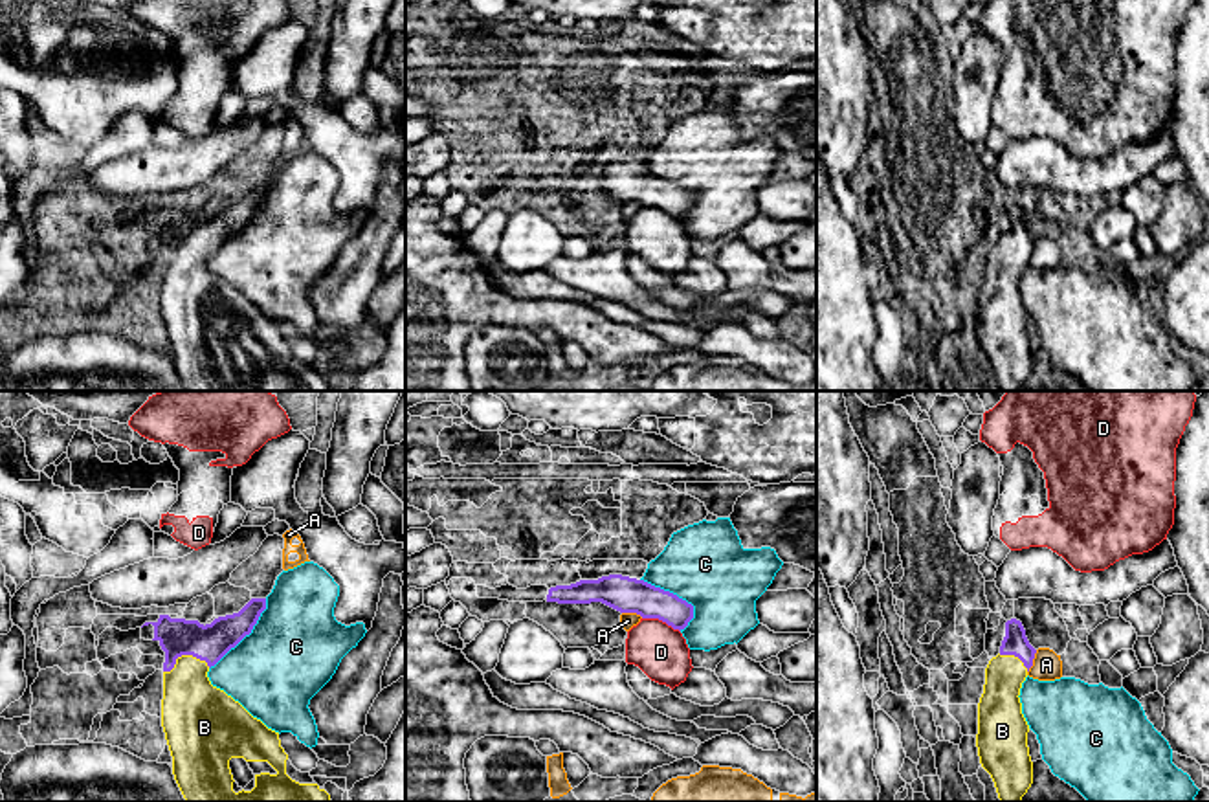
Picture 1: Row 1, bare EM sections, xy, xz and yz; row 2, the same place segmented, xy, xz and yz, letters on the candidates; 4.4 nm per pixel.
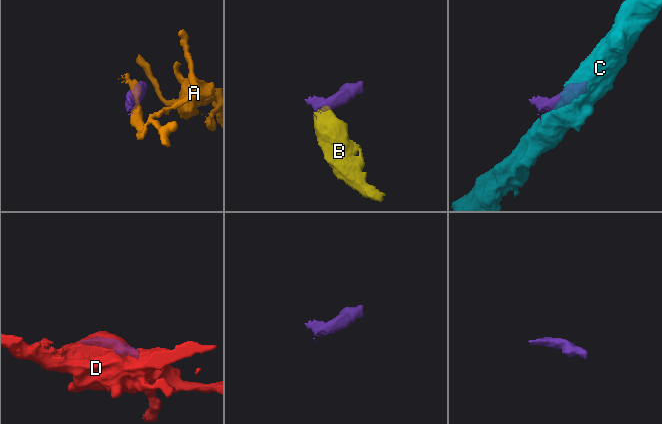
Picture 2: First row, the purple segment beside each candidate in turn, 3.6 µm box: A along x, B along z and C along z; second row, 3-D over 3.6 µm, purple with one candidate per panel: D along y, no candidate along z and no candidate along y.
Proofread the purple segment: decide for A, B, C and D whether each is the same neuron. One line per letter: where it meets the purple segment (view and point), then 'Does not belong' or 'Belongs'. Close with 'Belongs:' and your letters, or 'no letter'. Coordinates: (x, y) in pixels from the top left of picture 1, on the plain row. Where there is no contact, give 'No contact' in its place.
A: Touches purple at yz (1031, 250). Does not belong
B: Touches purple at xy (184, 243). Belongs
C: Touches purple at xz (677, 186). Does not belong
D: Touches purple at xz (661, 208). Does not belong
Belongs: B

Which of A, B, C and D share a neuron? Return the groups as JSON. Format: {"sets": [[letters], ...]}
{"sets": [["A"], ["B"], ["C"], ["D"]]}

